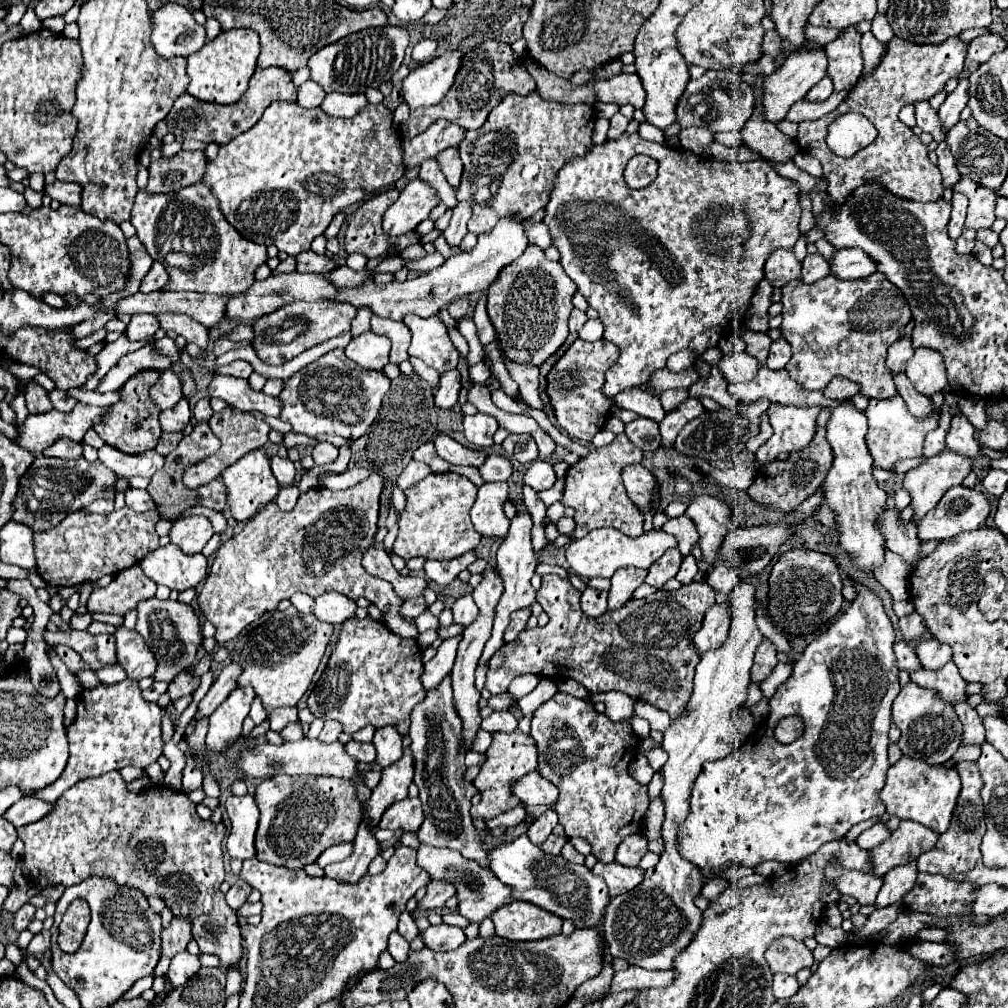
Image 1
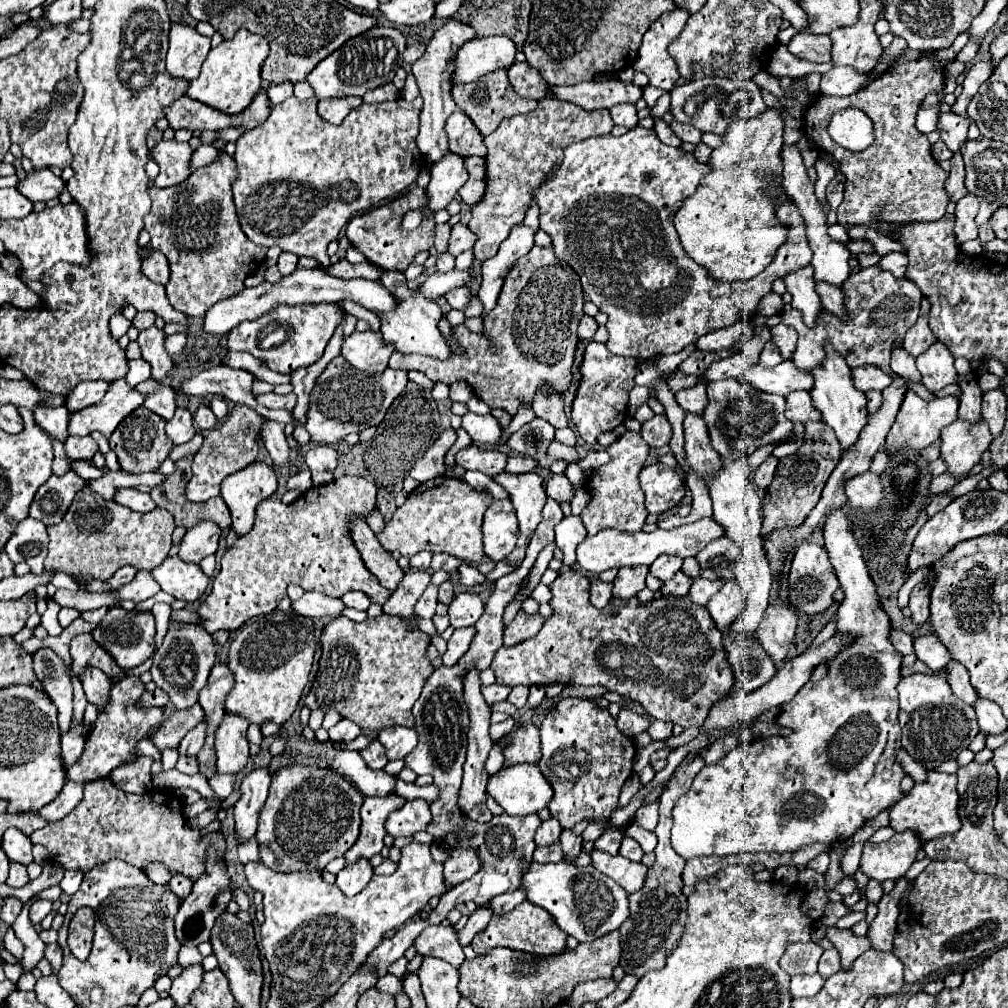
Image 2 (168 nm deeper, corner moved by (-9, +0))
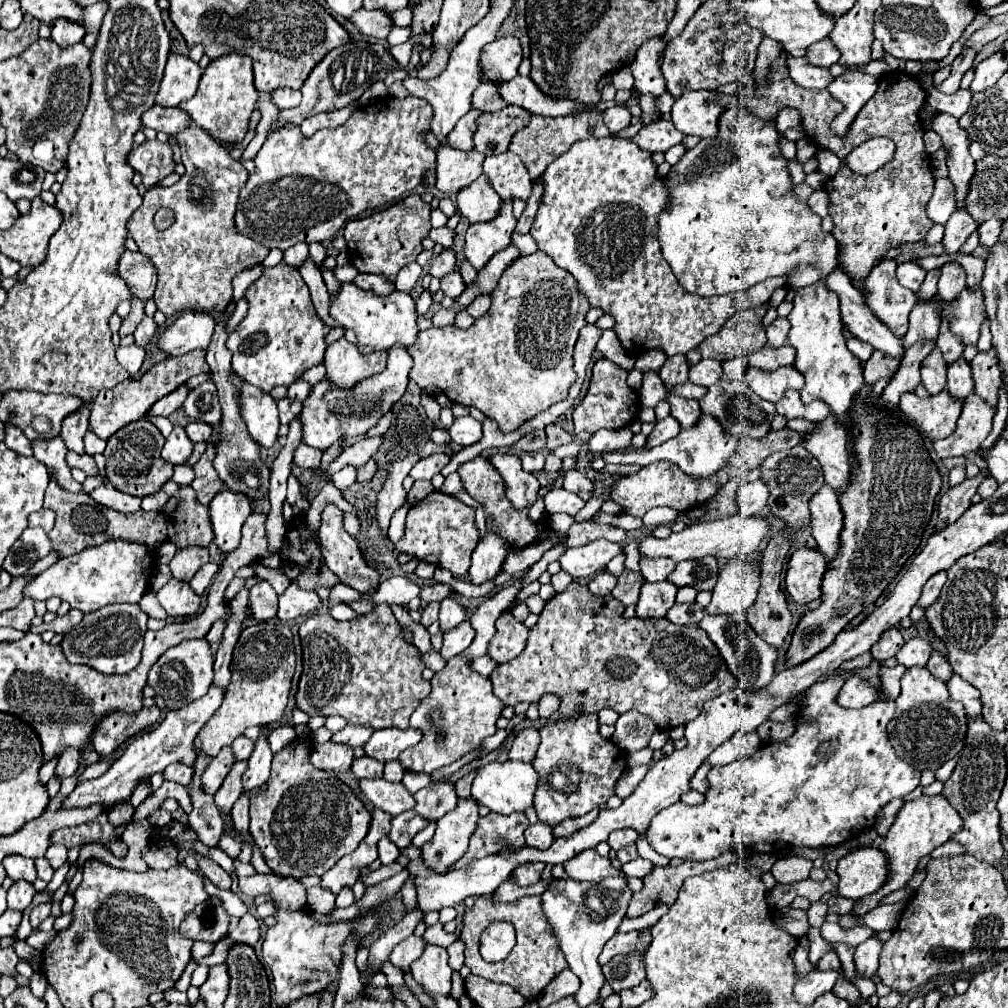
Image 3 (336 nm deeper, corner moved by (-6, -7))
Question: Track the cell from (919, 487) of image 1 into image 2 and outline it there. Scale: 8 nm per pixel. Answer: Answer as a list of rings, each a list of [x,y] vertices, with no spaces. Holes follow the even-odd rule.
[[[982,417],[978,423],[956,419],[946,429],[942,429],[940,441],[940,453],[948,465],[948,473],[960,477],[968,475],[970,469],[976,463],[980,463],[982,453],[988,449],[992,441],[992,435]]]

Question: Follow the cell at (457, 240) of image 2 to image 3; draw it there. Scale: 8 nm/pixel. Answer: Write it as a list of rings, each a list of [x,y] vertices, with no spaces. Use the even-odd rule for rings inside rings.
[[[445,248],[431,264],[429,268],[429,274],[431,276],[437,276],[437,278],[443,278],[447,274],[451,274],[453,270],[457,268],[457,258],[455,258],[455,250],[453,248]]]

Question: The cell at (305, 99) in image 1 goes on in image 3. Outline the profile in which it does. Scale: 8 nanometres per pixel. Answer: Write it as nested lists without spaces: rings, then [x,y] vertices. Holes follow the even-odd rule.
[[[291,88],[273,90],[271,96],[273,96],[273,102],[275,102],[279,108],[295,108],[295,106],[299,106],[299,102],[301,102],[301,92],[299,92],[299,90],[291,90]]]

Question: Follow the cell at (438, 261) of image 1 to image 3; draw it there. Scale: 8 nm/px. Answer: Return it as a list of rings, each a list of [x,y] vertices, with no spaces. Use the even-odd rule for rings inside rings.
[[[343,284],[339,298],[331,298],[331,316],[343,326],[357,334],[359,344],[373,350],[389,350],[395,344],[409,348],[415,344],[419,334],[419,314],[415,300],[407,292],[391,292],[391,296],[377,296],[371,290],[361,290],[353,284]]]

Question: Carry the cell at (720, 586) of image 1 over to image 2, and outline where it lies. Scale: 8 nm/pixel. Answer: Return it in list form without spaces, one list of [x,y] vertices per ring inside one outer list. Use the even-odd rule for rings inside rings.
[[[698,579],[692,583],[690,587],[690,601],[694,601],[696,605],[706,605],[708,599],[720,589],[720,585],[724,585],[724,579],[720,581],[708,581],[708,579]]]

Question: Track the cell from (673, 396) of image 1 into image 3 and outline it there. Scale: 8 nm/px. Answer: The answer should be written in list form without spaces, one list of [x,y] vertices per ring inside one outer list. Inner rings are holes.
[[[683,354],[671,356],[665,360],[659,378],[667,384],[667,386],[679,386],[685,384],[689,380],[689,362]]]

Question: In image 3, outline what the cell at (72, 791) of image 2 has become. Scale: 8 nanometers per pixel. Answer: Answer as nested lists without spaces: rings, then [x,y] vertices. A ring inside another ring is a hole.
[[[209,688],[207,696],[187,704],[181,710],[169,712],[165,716],[165,720],[153,730],[147,732],[139,738],[135,738],[131,742],[131,746],[123,752],[123,756],[119,760],[113,762],[113,766],[99,778],[93,780],[85,780],[81,784],[77,784],[77,788],[61,802],[61,808],[75,808],[75,806],[91,806],[91,804],[107,804],[107,806],[115,806],[121,802],[127,802],[133,796],[133,790],[137,788],[137,784],[143,778],[153,776],[155,772],[163,772],[163,768],[167,768],[169,764],[183,760],[188,766],[193,766],[197,754],[193,750],[193,742],[197,732],[203,728],[203,724],[215,714],[215,710],[221,706],[223,702],[223,692],[219,688]]]

